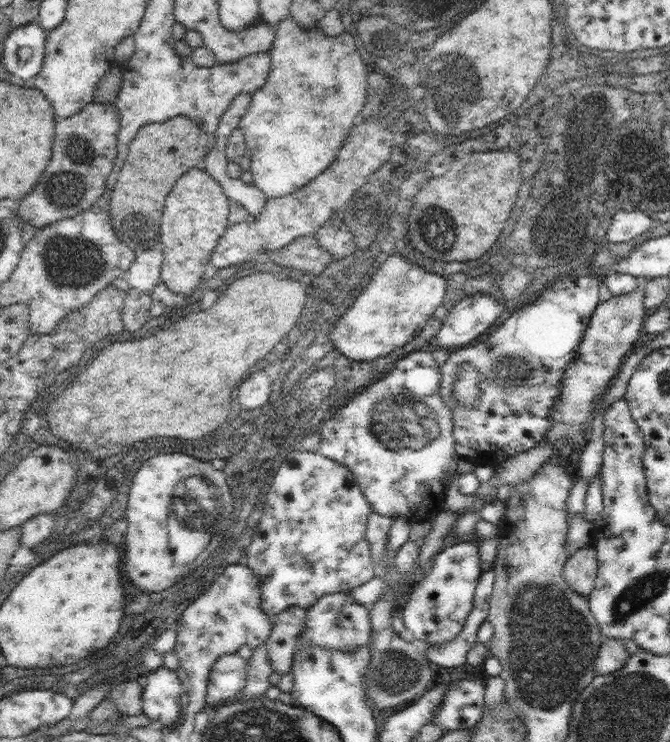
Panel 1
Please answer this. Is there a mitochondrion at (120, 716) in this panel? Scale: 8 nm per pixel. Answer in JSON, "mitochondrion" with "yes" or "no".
{"mitochondrion":"no"}

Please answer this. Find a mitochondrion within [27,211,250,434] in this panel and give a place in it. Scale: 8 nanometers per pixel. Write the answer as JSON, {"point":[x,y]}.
{"point":[69,263]}

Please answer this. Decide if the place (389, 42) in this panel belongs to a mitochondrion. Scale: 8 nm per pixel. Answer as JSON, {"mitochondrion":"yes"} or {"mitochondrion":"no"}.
{"mitochondrion":"yes"}

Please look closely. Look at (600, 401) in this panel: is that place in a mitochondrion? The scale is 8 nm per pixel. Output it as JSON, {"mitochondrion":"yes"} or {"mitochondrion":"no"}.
{"mitochondrion":"no"}

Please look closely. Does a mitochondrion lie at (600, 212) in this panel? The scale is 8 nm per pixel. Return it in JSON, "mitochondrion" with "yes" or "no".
{"mitochondrion":"yes"}

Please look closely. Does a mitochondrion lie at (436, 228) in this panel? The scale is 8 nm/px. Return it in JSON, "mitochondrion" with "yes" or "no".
{"mitochondrion":"yes"}

